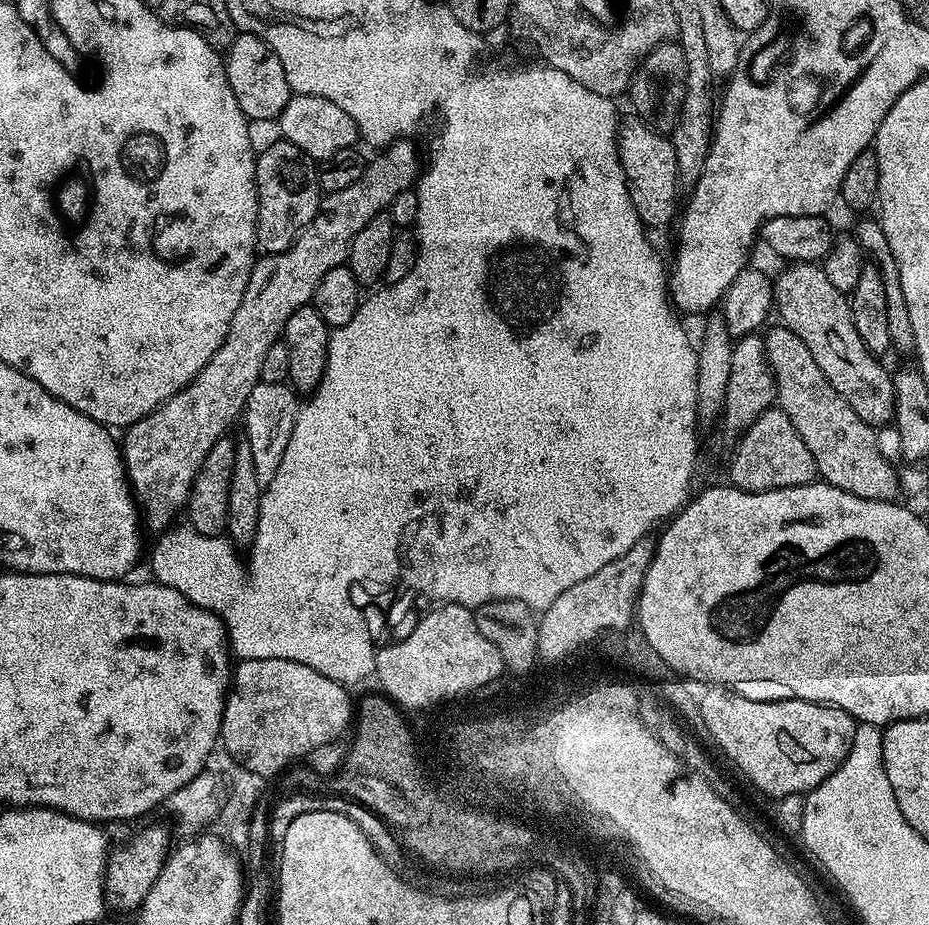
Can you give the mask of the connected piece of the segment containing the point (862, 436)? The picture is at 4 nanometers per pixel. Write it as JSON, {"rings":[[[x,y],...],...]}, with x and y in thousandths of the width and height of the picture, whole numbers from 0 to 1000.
{"rings":[[[828,354],[822,363],[822,382],[835,408],[837,440],[850,456],[855,456],[855,465],[859,465],[863,478],[868,478],[868,486],[872,486],[886,522],[911,530],[911,534],[919,534],[929,541],[963,542],[967,510],[961,498],[955,497],[946,486],[944,464],[928,456],[928,452],[915,443],[906,426],[893,417],[881,391],[876,391],[868,370],[863,370],[863,365],[849,355],[834,354]]]}

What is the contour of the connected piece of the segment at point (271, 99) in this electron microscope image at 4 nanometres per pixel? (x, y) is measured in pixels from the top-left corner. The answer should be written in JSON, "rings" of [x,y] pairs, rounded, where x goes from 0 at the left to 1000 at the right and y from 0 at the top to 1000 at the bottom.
{"rings":[[[258,35],[250,43],[250,49],[243,54],[241,75],[248,89],[248,97],[252,97],[252,106],[256,106],[256,115],[260,123],[268,131],[293,130],[296,131],[304,123],[304,119],[310,114],[316,101],[314,94],[308,89],[308,76],[304,76],[304,67],[299,67],[299,58],[295,58],[293,51],[281,39],[274,39],[268,35]]]}

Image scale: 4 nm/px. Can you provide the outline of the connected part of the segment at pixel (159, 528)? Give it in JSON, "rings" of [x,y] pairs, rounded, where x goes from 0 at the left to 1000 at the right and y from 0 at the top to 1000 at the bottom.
{"rings":[[[436,149],[419,156],[412,161],[410,169],[413,170],[406,177],[397,176],[385,197],[372,201],[372,205],[352,209],[346,215],[339,236],[327,245],[308,272],[284,275],[277,280],[276,286],[271,289],[269,305],[265,305],[265,318],[260,318],[260,326],[256,326],[256,335],[252,335],[243,365],[239,374],[235,374],[230,387],[222,391],[220,399],[195,424],[188,424],[178,437],[167,441],[157,452],[132,468],[133,511],[138,515],[143,537],[153,555],[154,570],[158,574],[160,571],[167,577],[175,576],[186,565],[184,562],[193,554],[195,557],[199,552],[207,522],[226,482],[230,482],[230,478],[235,478],[247,466],[245,462],[253,454],[255,457],[259,453],[263,436],[267,432],[267,422],[280,411],[282,386],[286,378],[291,378],[291,374],[295,374],[305,364],[312,339],[328,332],[335,325],[338,314],[342,314],[342,305],[347,305],[355,292],[367,289],[374,282],[379,258],[385,249],[390,249],[398,236],[410,232],[428,210],[440,206],[447,200],[454,185],[454,173],[448,170],[448,160],[443,154]]]}

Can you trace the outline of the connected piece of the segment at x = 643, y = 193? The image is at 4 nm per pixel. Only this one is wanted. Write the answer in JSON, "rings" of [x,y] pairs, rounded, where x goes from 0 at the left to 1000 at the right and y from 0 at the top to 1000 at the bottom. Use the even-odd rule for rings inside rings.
{"rings":[[[693,132],[685,133],[687,134],[676,134],[673,138],[671,135],[666,139],[667,174],[676,194],[680,222],[687,227],[687,236],[699,248],[715,246],[724,235],[724,238],[729,235],[728,202],[733,202],[734,199],[730,188],[726,158],[722,150],[718,146],[712,145],[705,137]]]}

